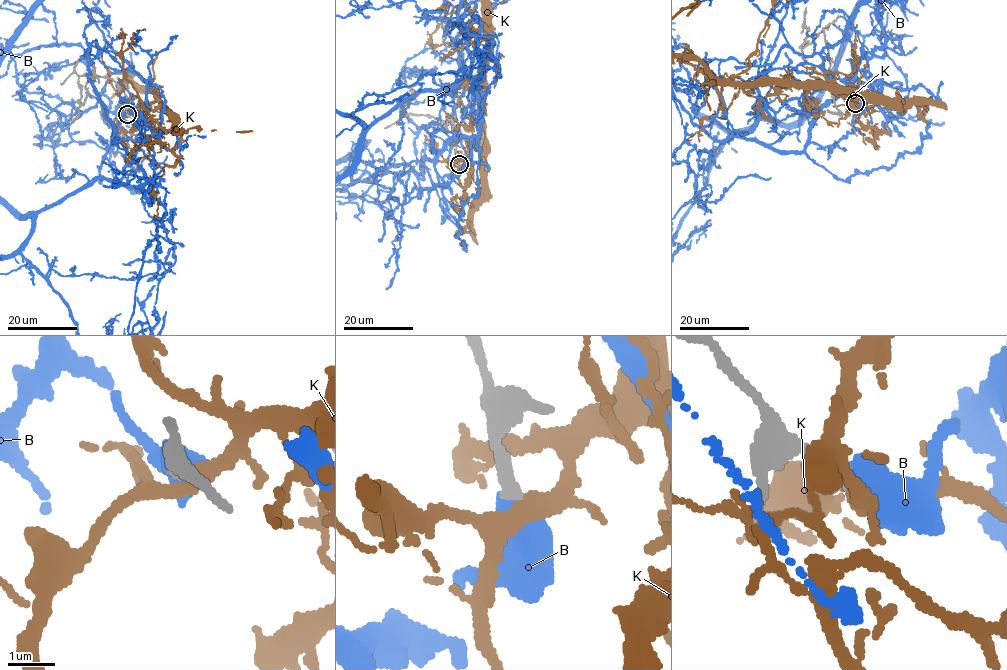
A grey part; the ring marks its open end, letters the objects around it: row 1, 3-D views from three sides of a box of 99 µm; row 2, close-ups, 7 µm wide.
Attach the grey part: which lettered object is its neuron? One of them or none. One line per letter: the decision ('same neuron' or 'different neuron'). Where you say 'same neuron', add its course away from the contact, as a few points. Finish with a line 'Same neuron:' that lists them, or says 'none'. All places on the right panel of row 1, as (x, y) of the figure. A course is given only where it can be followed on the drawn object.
B: same neuron
K: different neuron
Same neuron: B

